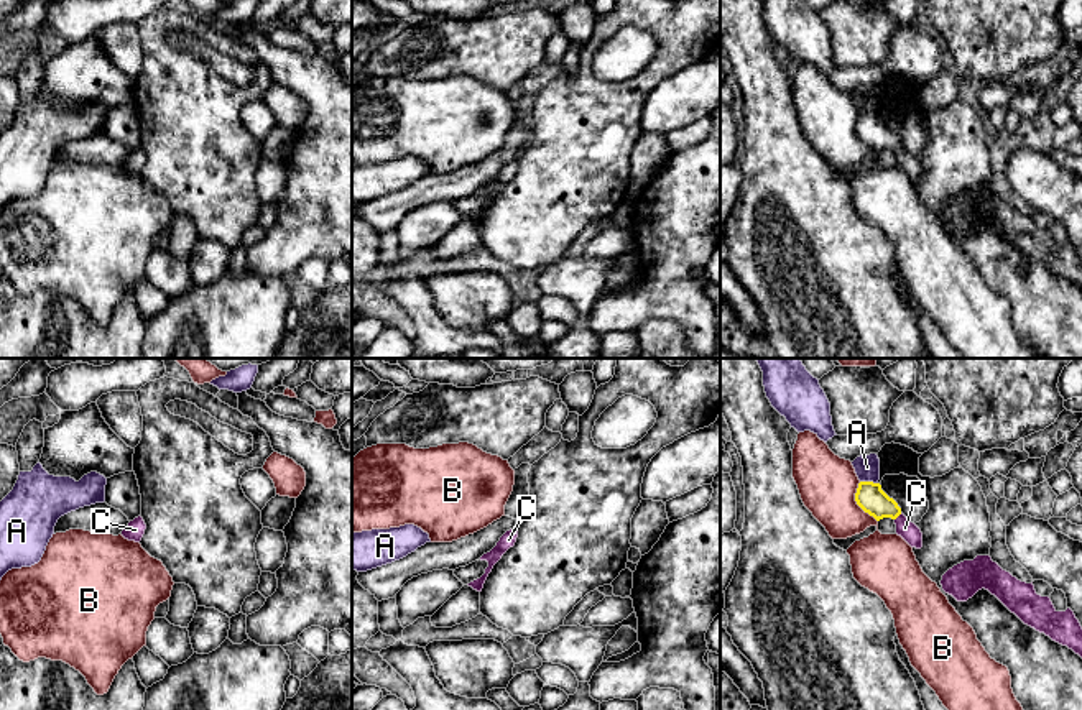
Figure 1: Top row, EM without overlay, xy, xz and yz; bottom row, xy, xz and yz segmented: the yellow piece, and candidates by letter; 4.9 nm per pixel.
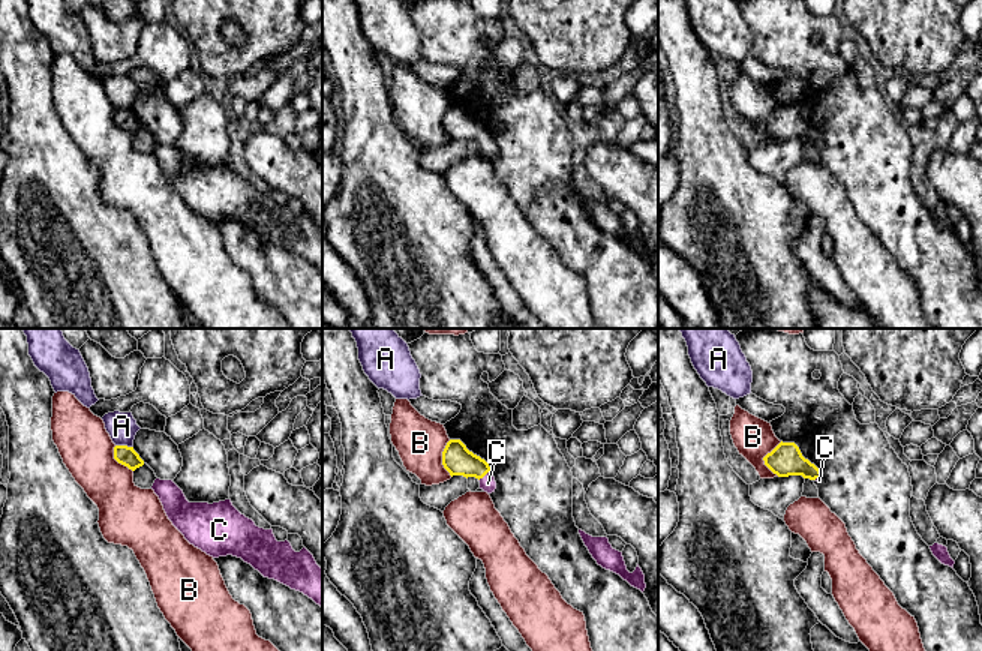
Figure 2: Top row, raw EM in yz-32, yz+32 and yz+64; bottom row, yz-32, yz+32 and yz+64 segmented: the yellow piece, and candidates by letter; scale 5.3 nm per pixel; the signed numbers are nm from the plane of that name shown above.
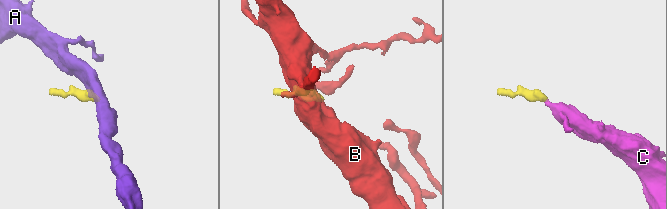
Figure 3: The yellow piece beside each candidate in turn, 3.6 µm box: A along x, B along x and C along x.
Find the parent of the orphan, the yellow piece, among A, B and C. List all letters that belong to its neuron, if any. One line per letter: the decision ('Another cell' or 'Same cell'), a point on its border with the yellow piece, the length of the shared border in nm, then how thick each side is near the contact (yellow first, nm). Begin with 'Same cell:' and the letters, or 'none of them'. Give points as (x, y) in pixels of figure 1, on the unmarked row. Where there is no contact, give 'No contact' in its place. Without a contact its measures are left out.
Same cell: C
A: Another cell. Touches yellow at yz (869, 114). Shared border 90 nm. Thickness 140 nm (yellow) against 130 nm
B: Another cell. Touches yellow at yz (857, 135). Shared border 220 nm. Thickness 140 nm (yellow) against 280 nm
C: Same cell. Touches yellow at yz (898, 147). Shared border 50 nm. Thickness 140 nm (yellow) against 90 nm

